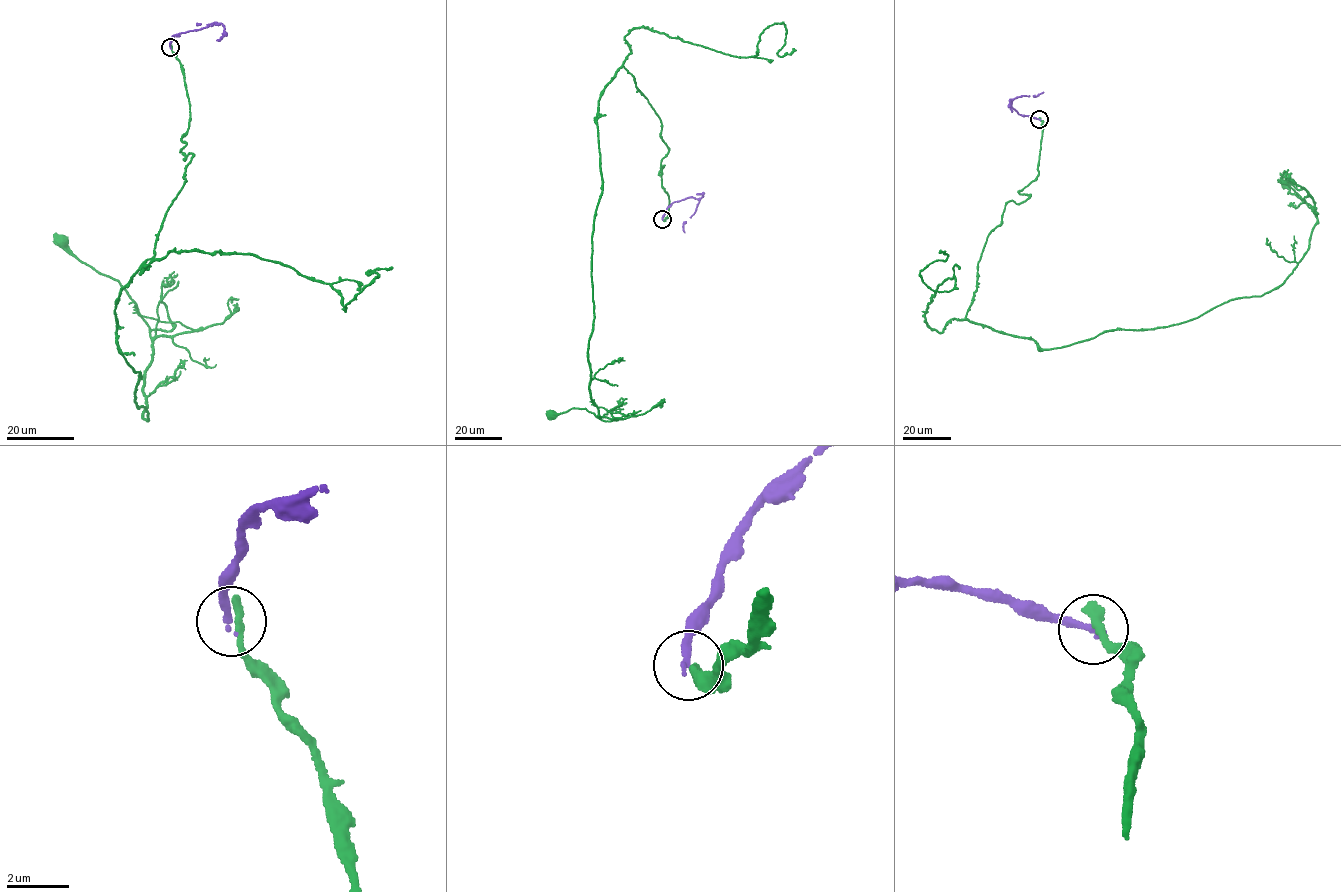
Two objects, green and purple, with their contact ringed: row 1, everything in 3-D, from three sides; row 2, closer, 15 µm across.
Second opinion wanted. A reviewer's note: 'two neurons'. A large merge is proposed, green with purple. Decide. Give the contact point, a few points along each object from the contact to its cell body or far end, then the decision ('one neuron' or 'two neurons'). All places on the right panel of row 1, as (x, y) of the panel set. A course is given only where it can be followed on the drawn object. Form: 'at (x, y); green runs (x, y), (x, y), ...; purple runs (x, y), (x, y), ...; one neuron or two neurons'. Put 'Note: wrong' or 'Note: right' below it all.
at (1039, 119); green runs (1039, 119), (1038, 175), (989, 234), (966, 317), (1041, 348), (1178, 324), (1276, 289), (1316, 222), (1286, 184); purple runs (1039, 119), (1018, 114), (1011, 106), (1012, 101), (1043, 92); two neurons
Note: right

